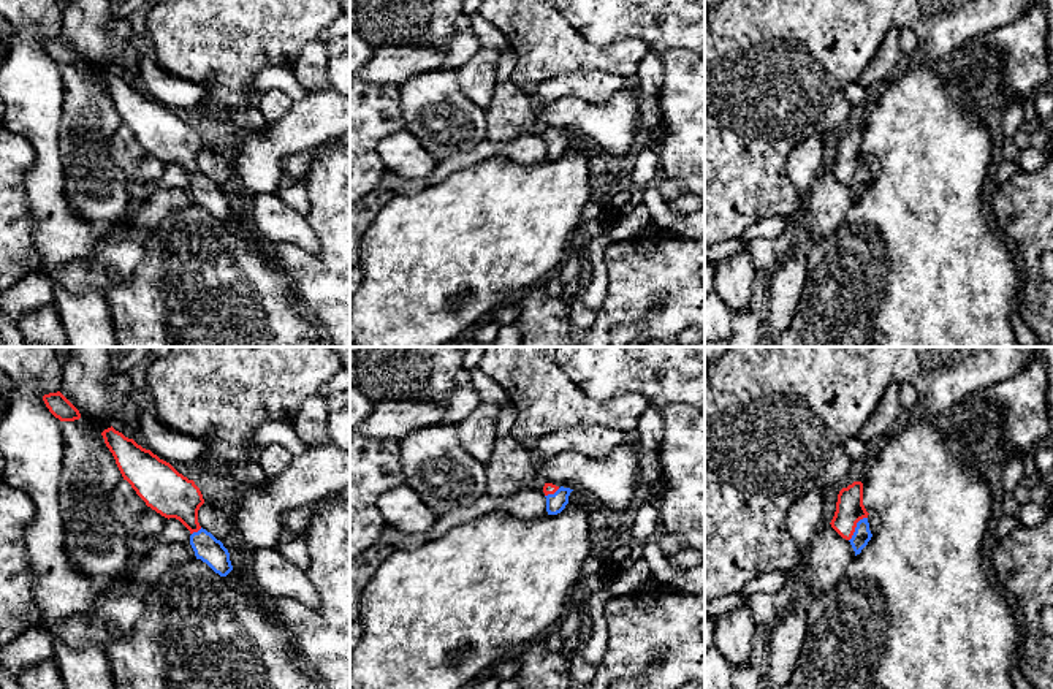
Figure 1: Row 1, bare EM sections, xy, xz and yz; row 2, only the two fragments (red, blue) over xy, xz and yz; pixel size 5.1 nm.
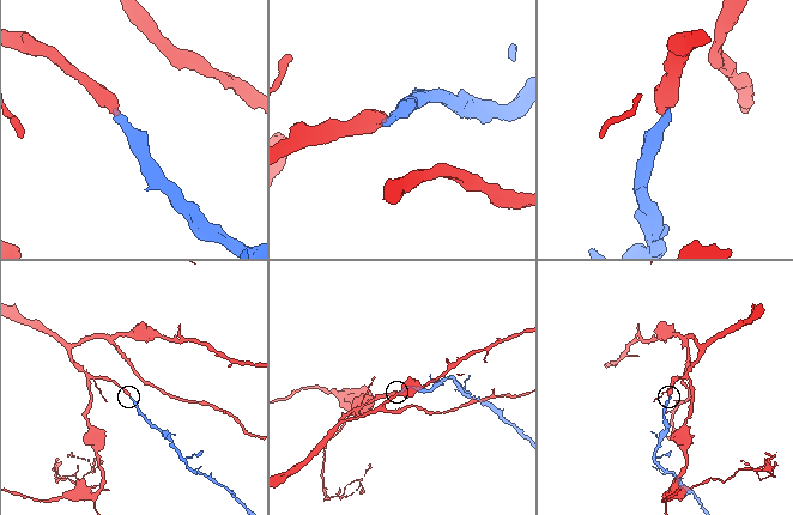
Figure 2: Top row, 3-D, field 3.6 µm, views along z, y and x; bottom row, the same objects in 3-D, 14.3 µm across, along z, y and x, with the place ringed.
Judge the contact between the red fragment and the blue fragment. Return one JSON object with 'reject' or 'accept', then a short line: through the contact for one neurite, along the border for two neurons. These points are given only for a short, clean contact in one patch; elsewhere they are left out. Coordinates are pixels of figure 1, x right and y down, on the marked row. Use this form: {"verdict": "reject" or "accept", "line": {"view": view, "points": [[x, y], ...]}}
{"verdict": "accept", "line": {"view": "yz", "points": [[849, 509], [855, 526], [862, 536]]}}

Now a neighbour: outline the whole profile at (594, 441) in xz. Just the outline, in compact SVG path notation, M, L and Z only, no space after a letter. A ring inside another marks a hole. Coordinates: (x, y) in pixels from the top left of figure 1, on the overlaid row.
M580 424L540 437L529 451L537 461L562 453L580 453L587 458L603 459L614 447L622 445L624 439L624 432L602 424Z

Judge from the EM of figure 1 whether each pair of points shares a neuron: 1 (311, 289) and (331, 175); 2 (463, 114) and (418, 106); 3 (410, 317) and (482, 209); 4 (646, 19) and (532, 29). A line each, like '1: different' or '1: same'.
1: same
2: same
3: same
4: different

